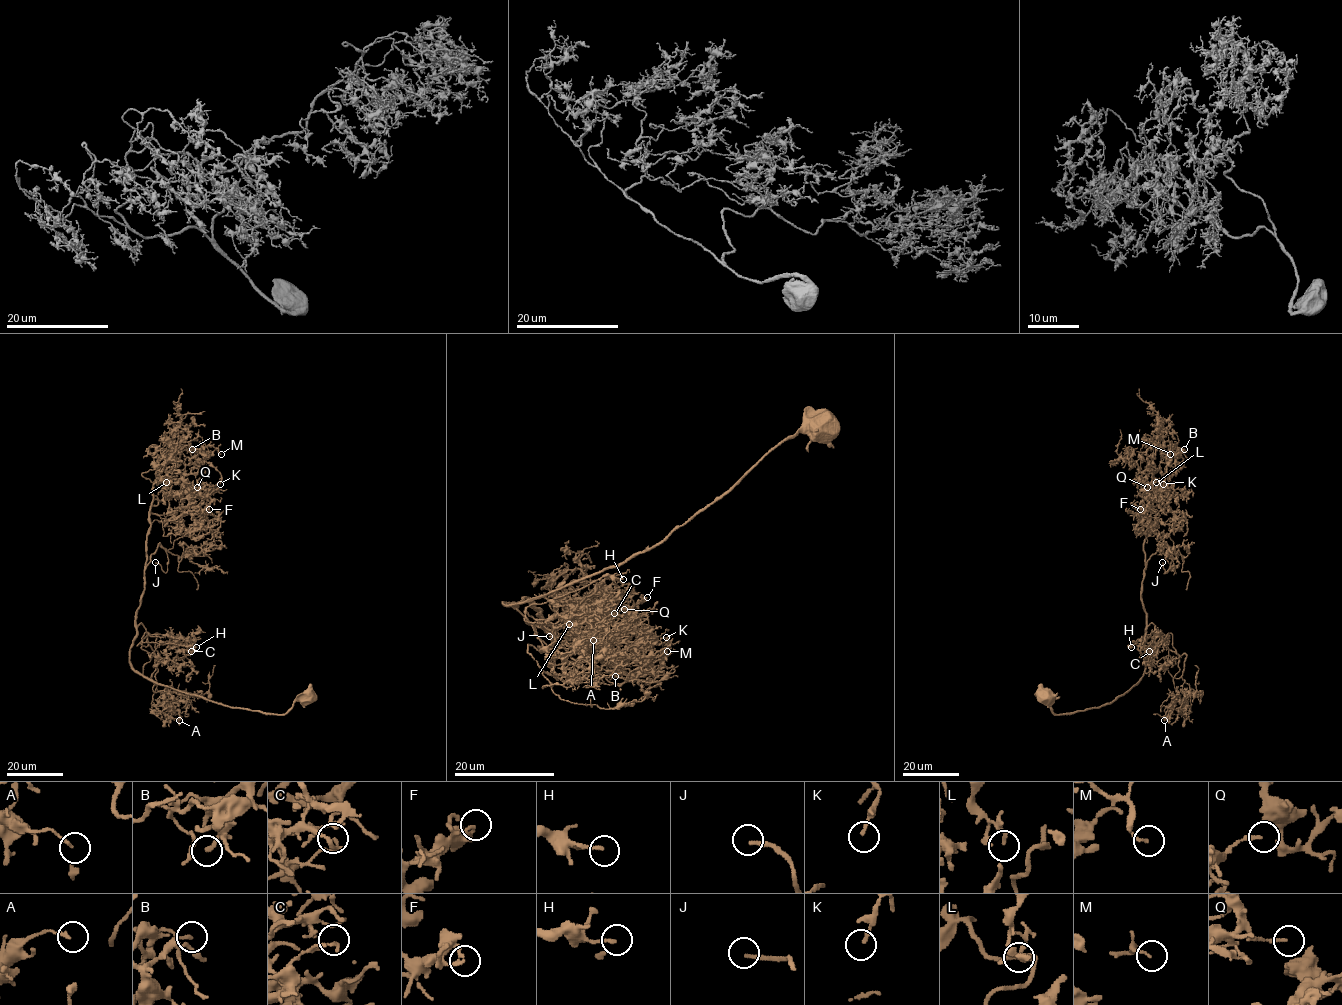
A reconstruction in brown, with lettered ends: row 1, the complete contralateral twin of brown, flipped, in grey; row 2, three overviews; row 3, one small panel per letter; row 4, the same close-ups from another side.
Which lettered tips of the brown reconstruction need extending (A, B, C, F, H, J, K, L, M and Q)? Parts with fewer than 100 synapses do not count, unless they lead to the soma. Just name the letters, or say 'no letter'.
J

